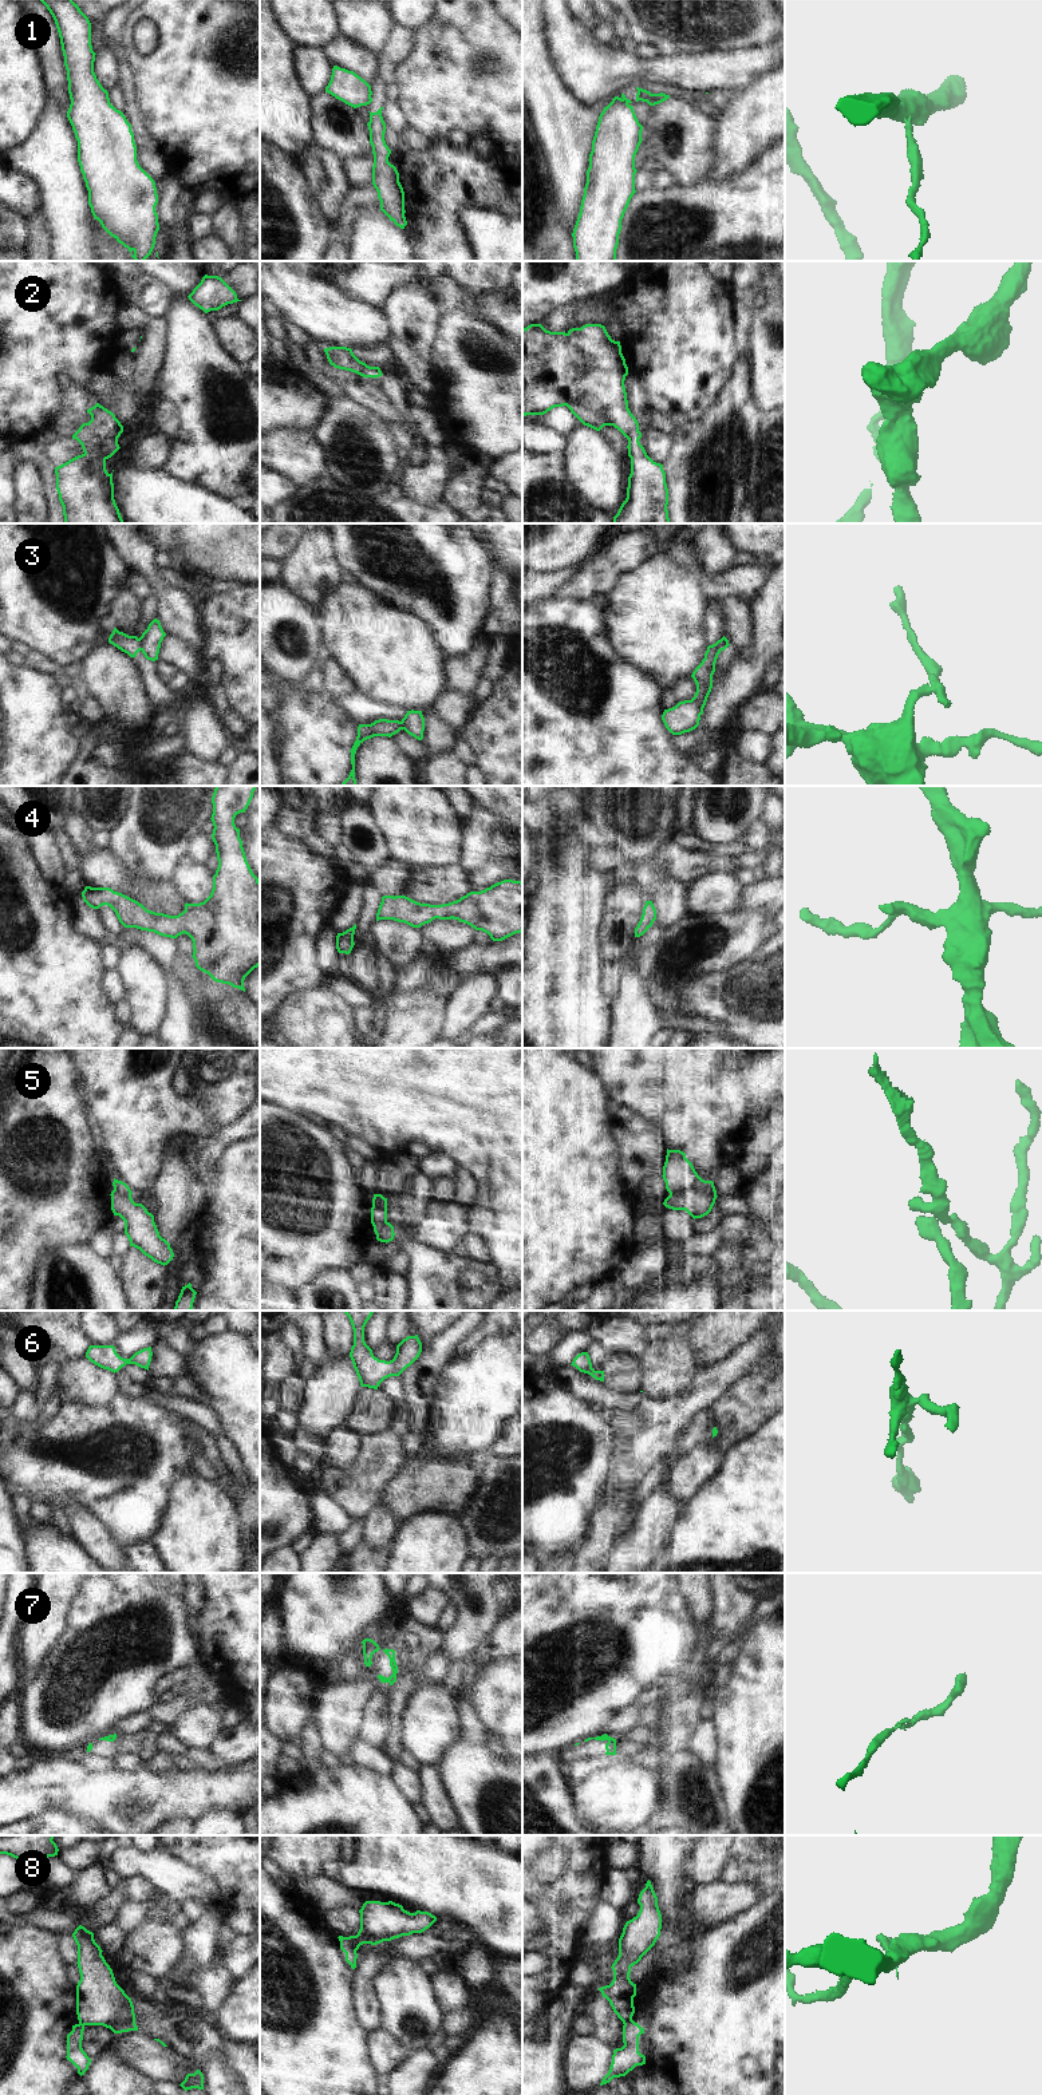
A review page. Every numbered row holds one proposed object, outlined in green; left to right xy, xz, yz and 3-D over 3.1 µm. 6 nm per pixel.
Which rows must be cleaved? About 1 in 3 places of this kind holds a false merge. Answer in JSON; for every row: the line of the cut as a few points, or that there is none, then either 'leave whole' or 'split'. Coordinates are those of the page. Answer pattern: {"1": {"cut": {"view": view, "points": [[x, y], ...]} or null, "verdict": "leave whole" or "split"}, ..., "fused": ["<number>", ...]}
{"1": {"cut": {"view": "xz", "points": [[370, 97], [366, 103]]}, "verdict": "split"}, "2": {"cut": null, "verdict": "leave whole"}, "3": {"cut": {"view": "xy", "points": [[138, 639], [141, 649]]}, "verdict": "split"}, "4": {"cut": null, "verdict": "leave whole"}, "5": {"cut": {"view": "yz", "points": [[670, 1193], [698, 1189], [714, 1200]]}, "verdict": "split"}, "6": {"cut": null, "verdict": "leave whole"}, "7": {"cut": null, "verdict": "leave whole"}, "8": {"cut": {"view": "xz", "points": [[344, 1937], [356, 1949]]}, "verdict": "split"}, "fused": ["1", "3", "5", "8"]}

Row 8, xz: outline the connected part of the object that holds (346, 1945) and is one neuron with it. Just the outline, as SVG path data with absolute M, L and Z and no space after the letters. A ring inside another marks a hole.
M339 1936L338 1938L340 1941L340 1949L346 1953L346 1961L351 1965L352 1969L355 1969L358 1958L356 1949L348 1938L343 1936Z

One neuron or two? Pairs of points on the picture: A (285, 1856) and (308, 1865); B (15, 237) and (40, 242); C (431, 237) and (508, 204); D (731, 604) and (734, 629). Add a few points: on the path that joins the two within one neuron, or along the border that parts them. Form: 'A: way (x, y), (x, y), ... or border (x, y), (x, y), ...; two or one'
A: way (291, 1856), (299, 1856), (303, 1860); one
B: border (27, 220), (28, 238), (24, 246); two
C: way (445, 217), (462, 200), (488, 200); one
D: way (734, 611), (734, 623); one

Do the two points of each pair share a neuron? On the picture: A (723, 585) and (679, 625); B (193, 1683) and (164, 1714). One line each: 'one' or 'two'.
A: two
B: one

